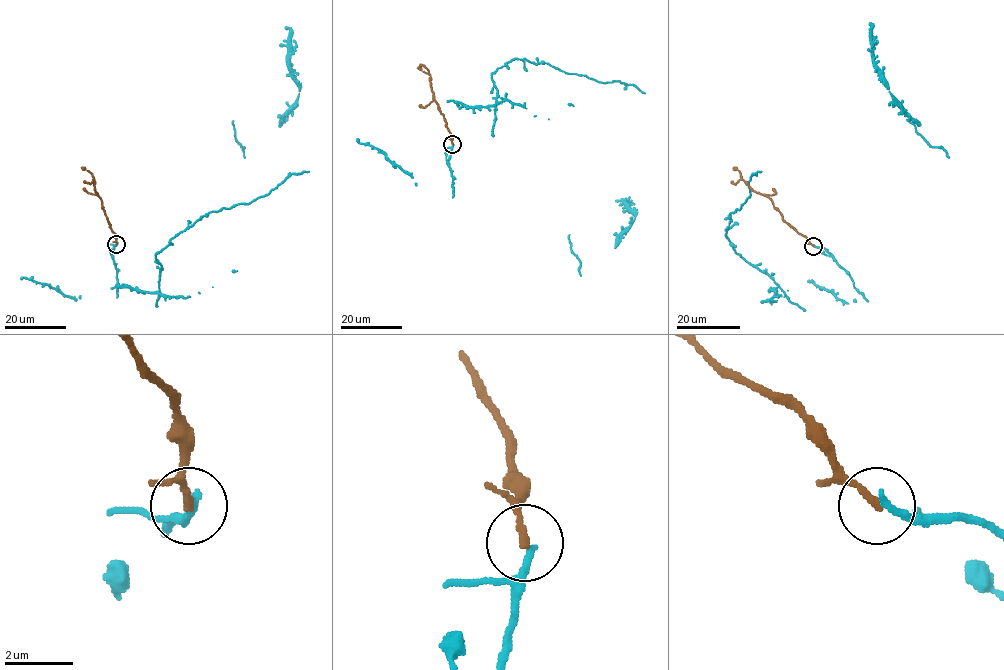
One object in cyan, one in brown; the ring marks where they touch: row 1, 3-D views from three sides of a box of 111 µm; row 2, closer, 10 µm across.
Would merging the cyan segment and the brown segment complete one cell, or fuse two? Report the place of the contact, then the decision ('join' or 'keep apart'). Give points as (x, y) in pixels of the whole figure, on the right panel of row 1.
(813, 246) | join

